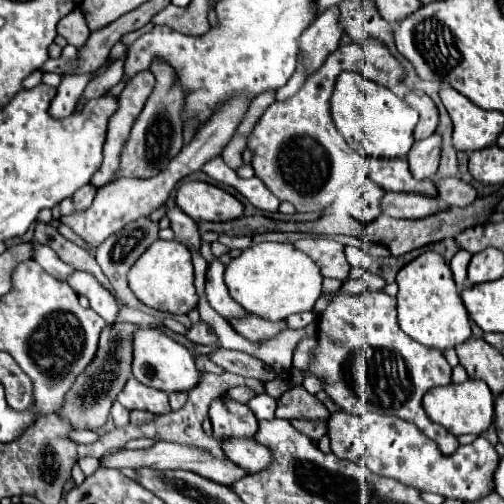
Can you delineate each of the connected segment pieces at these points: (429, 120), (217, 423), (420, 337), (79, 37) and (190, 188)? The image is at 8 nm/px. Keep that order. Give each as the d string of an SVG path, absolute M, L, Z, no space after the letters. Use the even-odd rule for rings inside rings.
M410 91L404 95L404 101L412 109L416 109L420 115L420 123L416 123L414 139L420 141L420 139L430 137L438 125L438 111L436 111L436 105L432 103L432 99L422 91Z
M224 395L210 403L208 415L214 427L214 437L220 441L228 437L254 437L258 429L258 421L250 407L236 403L234 399L224 399Z
M426 251L418 255L414 261L404 265L398 275L398 323L406 335L414 341L436 347L440 351L456 347L472 337L468 311L460 299L458 287L452 279L452 271L442 255L434 251Z
M78 9L68 13L58 23L58 35L62 35L70 45L80 49L88 41L88 37L90 37L90 29L88 29L88 25L84 21L84 15Z
M202 181L182 183L176 195L176 205L194 221L232 221L244 211L236 197Z

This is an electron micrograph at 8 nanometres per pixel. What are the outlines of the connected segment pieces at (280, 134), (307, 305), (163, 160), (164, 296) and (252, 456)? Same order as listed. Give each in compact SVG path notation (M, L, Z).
M370 41L366 47L348 43L336 49L324 65L306 79L302 89L282 103L272 103L256 123L248 147L254 153L252 167L256 177L280 199L288 201L300 213L326 209L336 191L352 177L348 155L336 145L334 123L330 117L330 97L334 81L342 71L358 71L366 79L384 87L400 85L402 65L388 53L380 41Z
M260 243L244 249L226 265L224 283L238 305L268 321L282 321L292 313L312 311L322 291L322 275L316 263L288 243Z
M162 61L152 63L152 73L156 77L154 91L150 93L144 109L140 111L130 137L120 153L120 167L110 183L122 177L152 177L164 171L168 163L180 153L184 139L182 139L182 109L184 109L184 91L176 81L176 73Z
M154 241L144 255L136 261L136 265L128 271L128 285L132 293L144 301L152 309L168 311L172 315L184 315L198 305L198 295L194 287L194 267L192 267L192 255L190 251L176 243L176 241Z
M232 439L232 443L220 443L220 447L228 459L248 473L264 471L272 463L272 453L254 439Z

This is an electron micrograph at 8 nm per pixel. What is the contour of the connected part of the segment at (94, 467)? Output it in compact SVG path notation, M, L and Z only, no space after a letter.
M94 457L78 459L78 465L80 465L80 469L82 469L82 473L84 473L86 477L90 477L92 473L96 473L96 471L100 469L100 461L98 461L98 459L94 459Z

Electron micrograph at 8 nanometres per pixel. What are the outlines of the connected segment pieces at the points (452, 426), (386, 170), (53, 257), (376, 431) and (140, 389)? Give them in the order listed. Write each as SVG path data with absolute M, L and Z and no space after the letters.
M468 379L464 383L448 383L444 387L434 387L432 391L424 395L422 407L434 423L442 425L452 435L466 435L466 433L480 435L494 421L494 395L484 381L476 381L476 379Z
M372 159L370 161L370 179L376 185L380 185L384 191L436 195L434 181L432 179L416 181L408 171L406 159Z
M32 241L32 247L34 247L34 261L44 269L48 271L50 275L54 275L56 279L66 279L74 269L68 267L66 263L60 261L60 257L48 247L48 245L42 245L42 243L34 243Z
M336 411L328 419L328 429L332 453L336 453L340 459L366 465L372 473L398 479L404 485L412 485L420 491L438 493L458 501L478 501L494 491L492 475L500 463L500 457L484 435L476 437L468 445L460 445L452 455L444 455L440 447L436 447L436 443L412 423L388 415L368 413L358 417Z
M134 377L128 379L126 387L118 395L118 401L130 411L143 410L153 414L166 414L171 411L168 393L154 387L144 387Z

